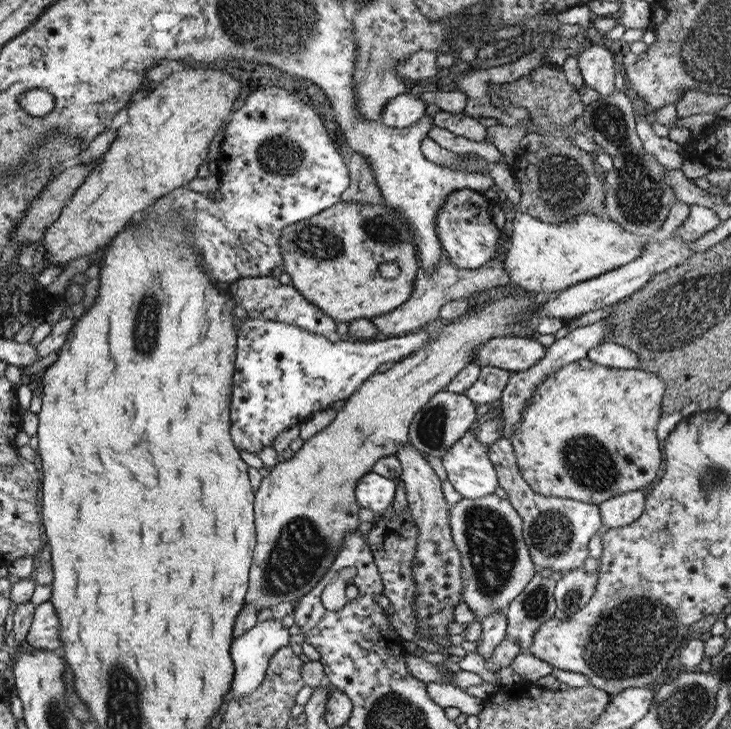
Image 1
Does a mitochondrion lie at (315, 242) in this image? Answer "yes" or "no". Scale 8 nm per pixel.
yes

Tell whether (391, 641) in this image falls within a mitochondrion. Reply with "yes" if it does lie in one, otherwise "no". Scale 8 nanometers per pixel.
no

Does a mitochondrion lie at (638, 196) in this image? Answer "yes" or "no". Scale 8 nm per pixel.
yes

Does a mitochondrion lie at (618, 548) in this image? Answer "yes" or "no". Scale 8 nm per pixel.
no

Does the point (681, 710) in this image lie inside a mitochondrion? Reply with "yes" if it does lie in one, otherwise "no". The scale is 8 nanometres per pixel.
yes

